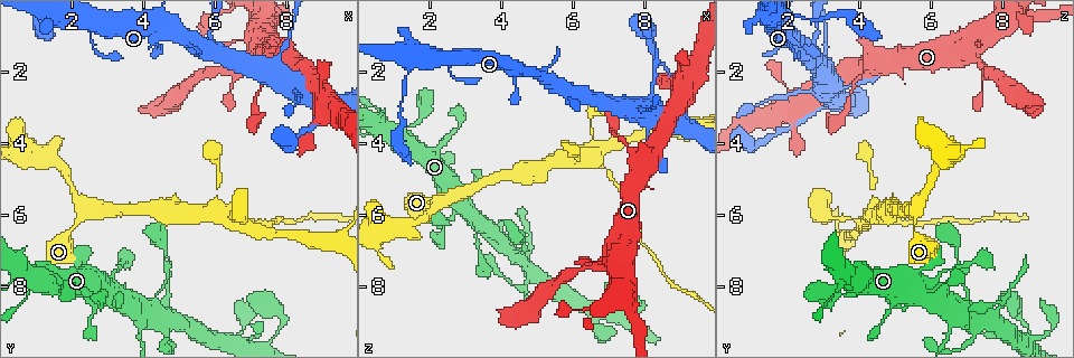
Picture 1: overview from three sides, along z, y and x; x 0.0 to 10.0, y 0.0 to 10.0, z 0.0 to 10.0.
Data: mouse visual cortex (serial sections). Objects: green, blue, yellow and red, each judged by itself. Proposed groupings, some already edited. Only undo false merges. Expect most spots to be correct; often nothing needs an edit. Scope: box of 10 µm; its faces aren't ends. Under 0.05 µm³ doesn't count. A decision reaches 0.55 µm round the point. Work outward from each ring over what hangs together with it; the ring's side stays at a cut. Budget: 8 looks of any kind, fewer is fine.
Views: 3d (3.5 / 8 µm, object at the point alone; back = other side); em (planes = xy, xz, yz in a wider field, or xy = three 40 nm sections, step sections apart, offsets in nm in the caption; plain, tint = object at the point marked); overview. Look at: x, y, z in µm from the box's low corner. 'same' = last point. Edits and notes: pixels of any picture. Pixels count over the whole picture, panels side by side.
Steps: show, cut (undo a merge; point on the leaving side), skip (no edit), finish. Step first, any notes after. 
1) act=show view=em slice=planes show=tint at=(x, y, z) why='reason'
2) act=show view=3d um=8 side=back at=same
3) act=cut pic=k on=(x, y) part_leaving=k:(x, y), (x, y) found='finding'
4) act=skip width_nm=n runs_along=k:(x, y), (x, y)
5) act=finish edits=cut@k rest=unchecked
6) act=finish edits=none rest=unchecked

act=show view=3d um=3.5 at=(7.85, 1.30, 3.10) why='thick turns thin'

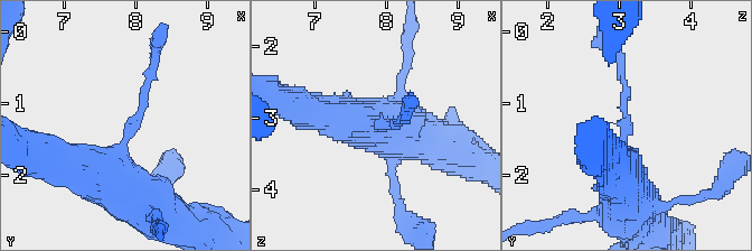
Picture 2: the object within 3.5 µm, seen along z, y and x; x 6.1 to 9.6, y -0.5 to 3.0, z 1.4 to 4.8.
act=show view=em slice=planes show=tint at=(7.90, 1.40, 3.05) arm_widths_nm=100,500

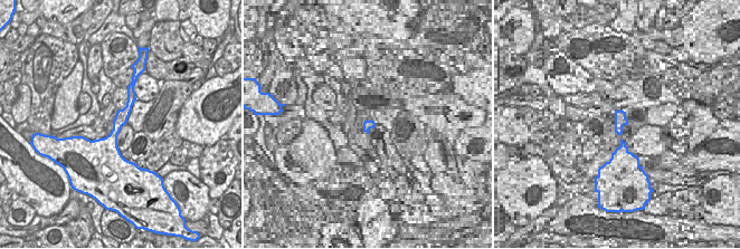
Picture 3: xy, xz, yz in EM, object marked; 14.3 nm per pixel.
act=show view=em slice=xy step=5 show=tint at=same why='another direction'

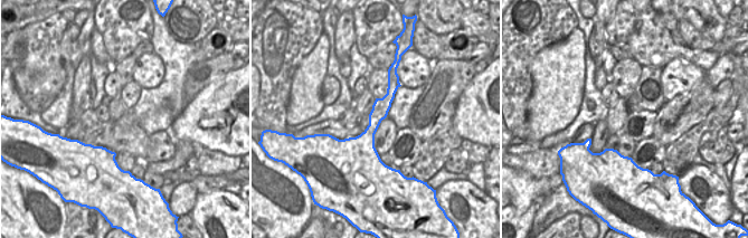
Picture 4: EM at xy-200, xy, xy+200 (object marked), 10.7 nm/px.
act=skip runs_along=4:(390, 73), (390, 95), (368, 134), (369, 167) found='continuous, no second cell'

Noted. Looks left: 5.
act=show view=3d um=3.5 at=(6.40, 2.00, 7.50) why='narrows sharply'

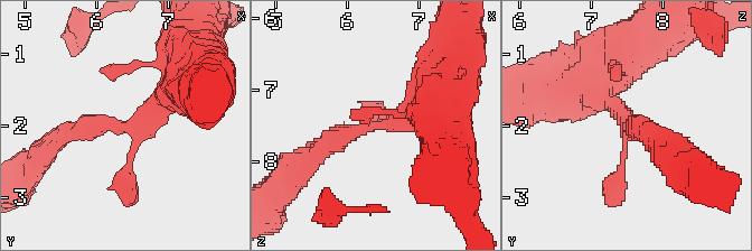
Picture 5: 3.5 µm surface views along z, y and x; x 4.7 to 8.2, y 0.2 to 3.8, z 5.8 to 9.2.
act=show view=em slice=xy step=5 show=tint at=(6.40, 2.00, 7.50)

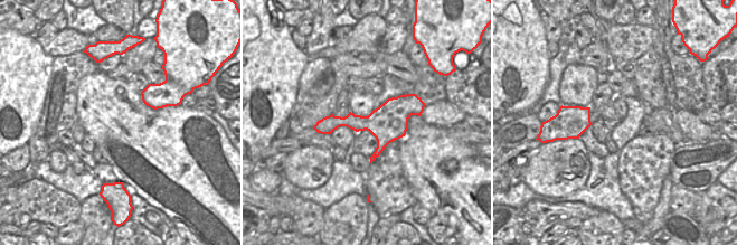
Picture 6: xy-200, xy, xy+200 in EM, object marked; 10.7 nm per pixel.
act=skip found='all the same cell'

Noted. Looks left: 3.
act=show view=3d um=3.5 at=(4.90, 9.00, 7.60) why='four-way junction'

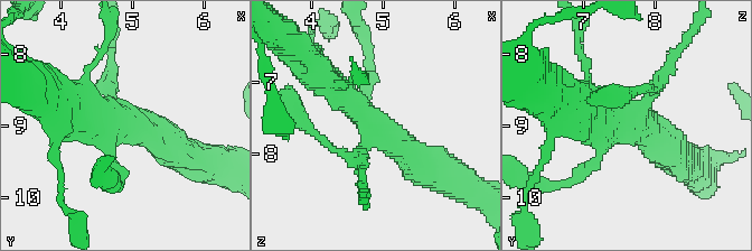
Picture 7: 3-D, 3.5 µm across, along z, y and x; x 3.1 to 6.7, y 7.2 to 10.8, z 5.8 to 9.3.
act=show view=em slice=xy step=3 show=tint at=(4.90, 8.95, 7.60) arms=4 arm_widths_nm=150,150,450,450 why='need the tissue'

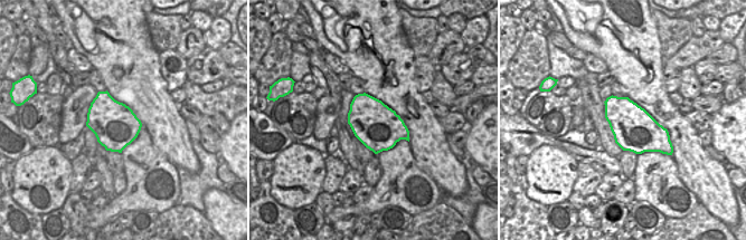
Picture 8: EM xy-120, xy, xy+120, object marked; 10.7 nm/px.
act=show view=em slice=xy step=2 show=tint at=same why='another direction'

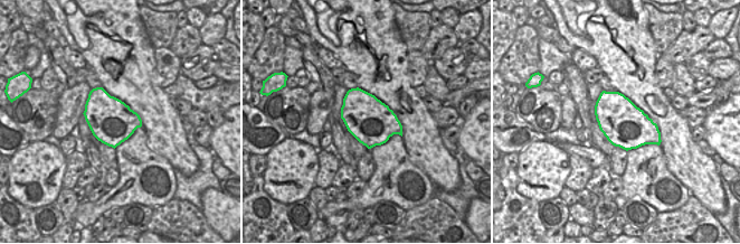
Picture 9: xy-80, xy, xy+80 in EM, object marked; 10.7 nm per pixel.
act=skip width_nm=500 runs_along=7:(319, 75), (404, 152), (429, 169) found='all the same cell'

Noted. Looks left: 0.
act=finish edits=none rest=unchecked

